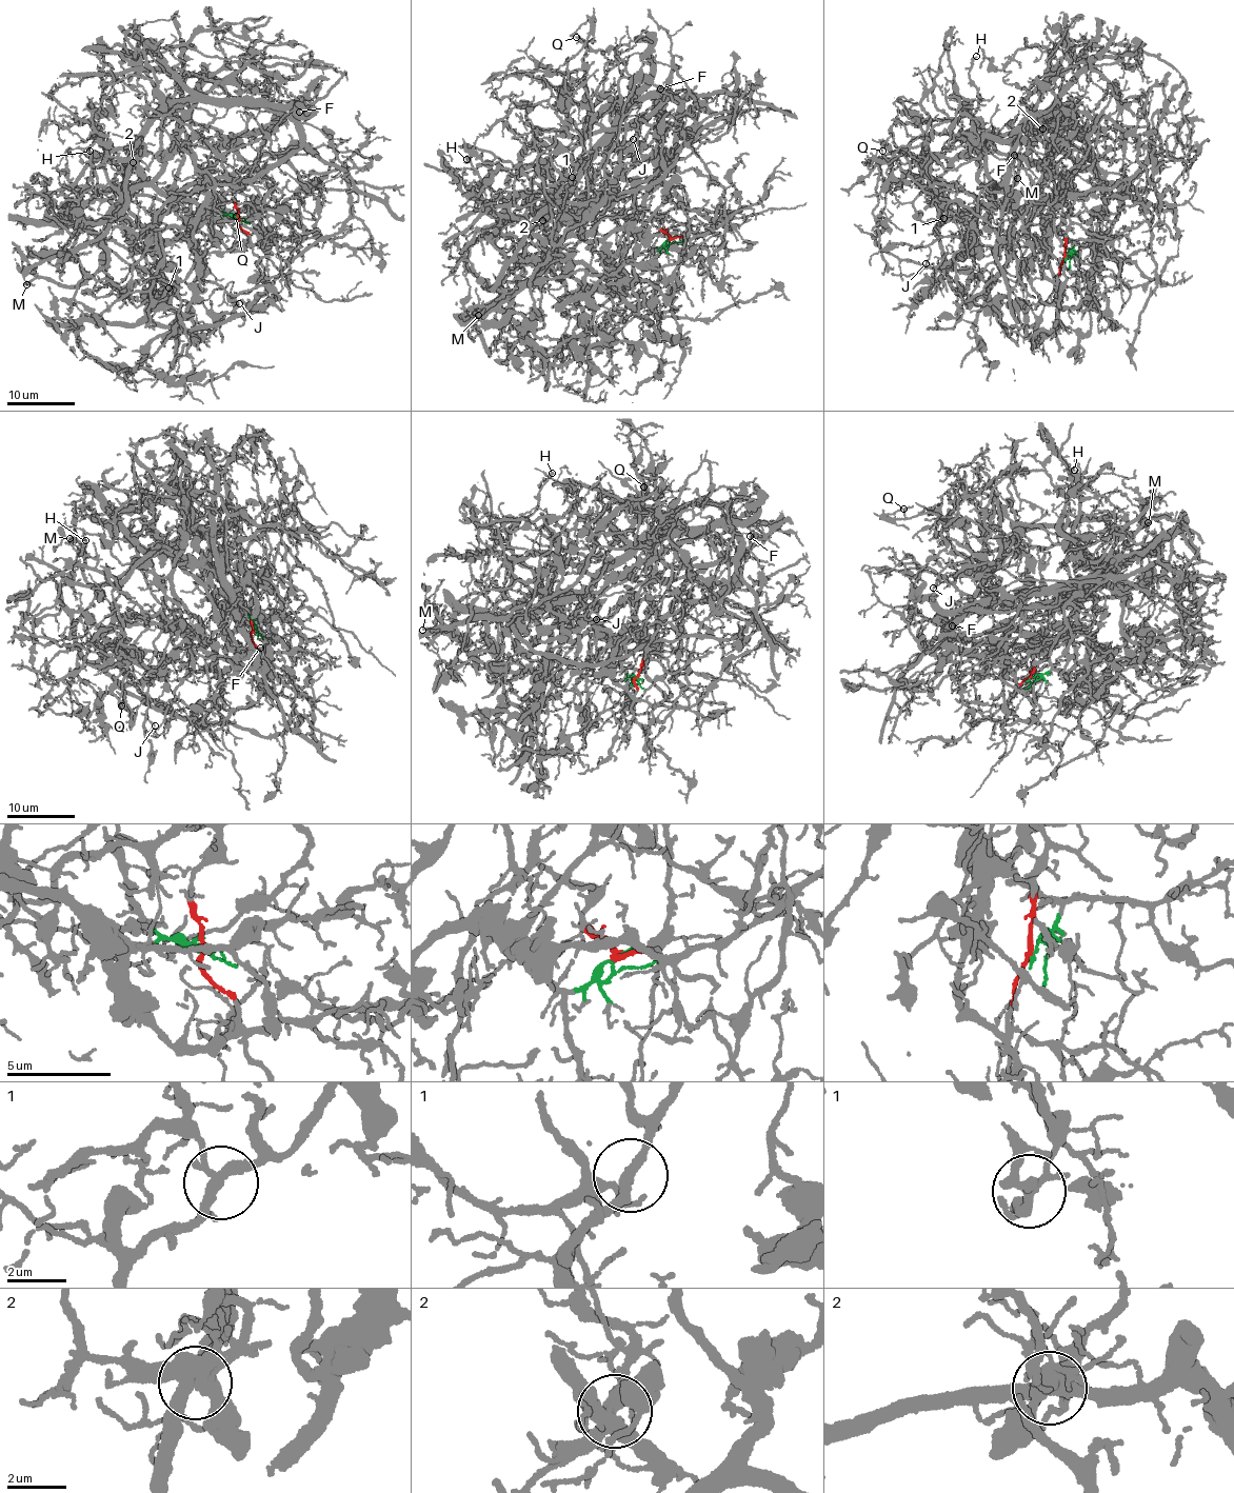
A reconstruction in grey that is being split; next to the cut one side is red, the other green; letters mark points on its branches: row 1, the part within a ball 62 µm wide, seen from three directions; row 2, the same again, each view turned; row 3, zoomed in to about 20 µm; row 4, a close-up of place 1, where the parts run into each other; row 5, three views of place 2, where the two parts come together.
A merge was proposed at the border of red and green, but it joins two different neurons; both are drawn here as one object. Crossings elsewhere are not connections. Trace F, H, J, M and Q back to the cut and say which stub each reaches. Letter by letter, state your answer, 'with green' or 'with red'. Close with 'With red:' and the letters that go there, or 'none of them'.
F: with red
H: with green
J: with green
M: with red
Q: with green
With red: F, M

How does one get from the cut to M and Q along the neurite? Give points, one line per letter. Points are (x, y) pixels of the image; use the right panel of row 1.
M: (1065, 257), (1070, 221), (1007, 171), (1029, 126), (1073, 112), (977, 151), (990, 192), (1017, 178)
Q: (1065, 257), (1048, 158), (884, 156), (884, 188), (914, 181), (938, 217), (923, 145), (882, 150)

